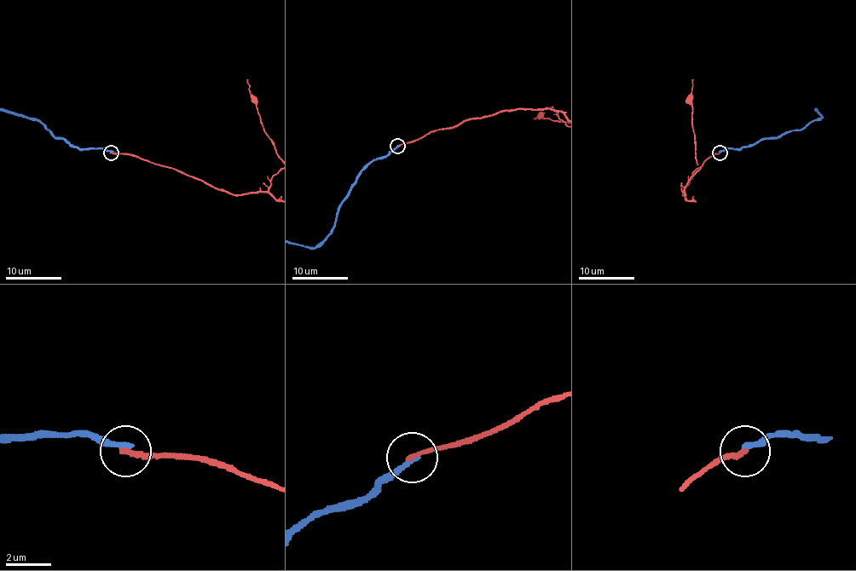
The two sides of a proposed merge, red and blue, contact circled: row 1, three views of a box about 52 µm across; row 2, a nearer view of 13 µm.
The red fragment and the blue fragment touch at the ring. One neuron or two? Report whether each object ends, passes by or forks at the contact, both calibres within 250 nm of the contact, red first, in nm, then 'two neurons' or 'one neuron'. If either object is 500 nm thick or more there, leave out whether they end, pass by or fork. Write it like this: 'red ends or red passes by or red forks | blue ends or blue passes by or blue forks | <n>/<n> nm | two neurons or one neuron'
red ends | blue ends | 220/280 nm | two neurons

